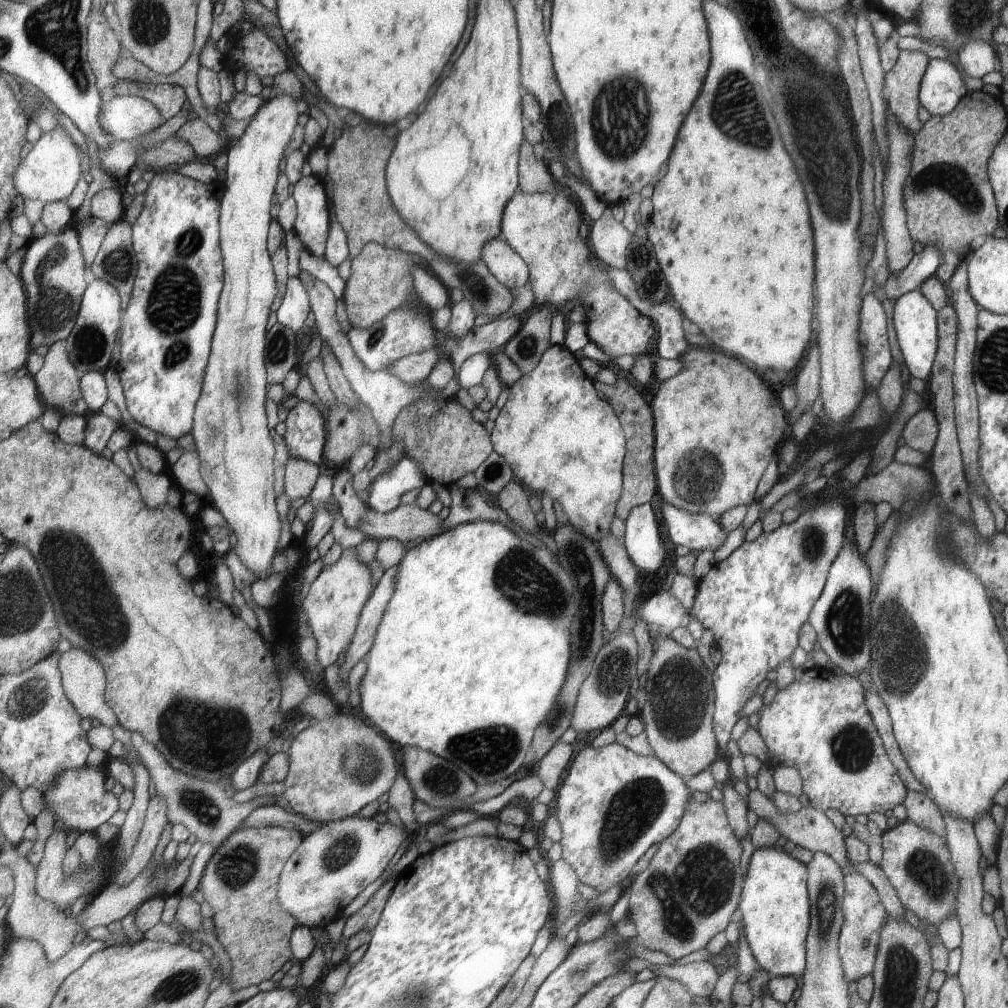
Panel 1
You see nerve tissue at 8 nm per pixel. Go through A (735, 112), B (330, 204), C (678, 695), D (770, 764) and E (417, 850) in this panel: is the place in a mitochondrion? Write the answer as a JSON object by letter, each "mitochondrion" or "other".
{"A":"mitochondrion","B":"other","C":"mitochondrion","D":"other","E":"other"}

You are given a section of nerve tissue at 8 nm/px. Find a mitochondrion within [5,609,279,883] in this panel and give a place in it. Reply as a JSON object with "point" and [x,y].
{"point":[194,734]}

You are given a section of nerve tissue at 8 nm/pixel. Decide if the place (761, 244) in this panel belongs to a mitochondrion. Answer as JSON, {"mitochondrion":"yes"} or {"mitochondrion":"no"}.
{"mitochondrion":"no"}

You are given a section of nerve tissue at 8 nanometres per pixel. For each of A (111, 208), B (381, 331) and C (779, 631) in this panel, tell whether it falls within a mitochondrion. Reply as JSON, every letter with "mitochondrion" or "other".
{"A":"other","B":"mitochondrion","C":"other"}

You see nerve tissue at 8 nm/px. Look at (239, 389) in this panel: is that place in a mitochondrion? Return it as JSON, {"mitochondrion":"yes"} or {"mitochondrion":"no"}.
{"mitochondrion":"yes"}

